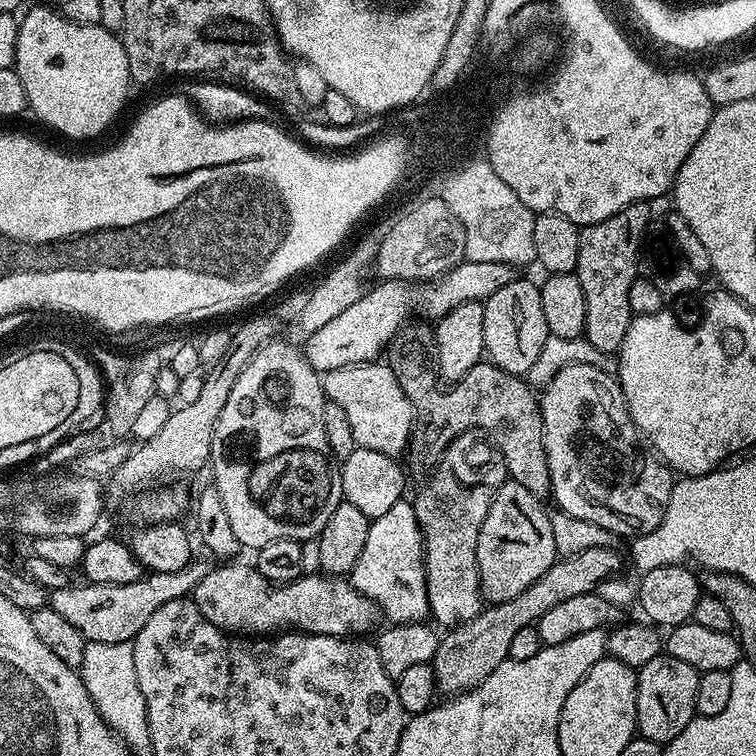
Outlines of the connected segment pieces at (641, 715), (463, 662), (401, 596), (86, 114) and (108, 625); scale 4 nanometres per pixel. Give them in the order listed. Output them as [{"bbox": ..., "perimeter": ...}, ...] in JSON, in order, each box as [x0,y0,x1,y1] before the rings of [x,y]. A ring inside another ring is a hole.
[{"bbox":[636,654,700,744],"perimeter":[[[662,654],[646,662],[636,674],[636,727],[639,735],[658,742],[669,744],[696,716],[694,698],[698,695],[700,673],[690,662]]]},{"bbox":[430,547,621,694],"perimeter":[[[615,547],[591,548],[582,550],[582,554],[574,554],[567,558],[558,558],[538,578],[538,582],[526,586],[518,598],[510,598],[501,604],[488,604],[474,618],[447,629],[440,636],[440,644],[436,648],[434,658],[430,661],[436,675],[436,686],[441,693],[459,694],[469,692],[484,681],[487,676],[494,674],[503,660],[508,659],[510,642],[518,630],[535,625],[537,620],[561,602],[569,598],[578,598],[578,594],[595,592],[602,582],[613,579],[621,570],[620,556]]]},{"bbox":[350,498,429,624],"perimeter":[[[401,498],[382,514],[382,518],[371,521],[366,534],[366,546],[362,546],[362,554],[358,554],[358,562],[354,562],[350,573],[350,583],[366,598],[376,604],[381,613],[389,616],[392,624],[414,624],[423,621],[429,615],[428,595],[426,594],[426,574],[424,573],[424,539],[416,521],[416,510],[407,499]]]},{"bbox":[16,8,128,132],"perimeter":[[[44,8],[28,12],[19,21],[18,42],[16,43],[16,63],[18,78],[26,86],[26,98],[31,115],[40,116],[44,124],[49,124],[56,132],[100,132],[104,124],[120,112],[120,100],[128,96],[128,63],[122,50],[119,35],[97,26],[79,28],[74,22],[58,18]]]},{"bbox":[47,562,205,642],"perimeter":[[[193,562],[177,572],[148,572],[138,582],[126,586],[113,584],[90,584],[87,582],[69,583],[67,588],[53,588],[48,593],[47,607],[54,610],[78,630],[88,642],[131,642],[138,630],[150,622],[150,614],[166,602],[185,599],[204,577],[205,565]]]}]

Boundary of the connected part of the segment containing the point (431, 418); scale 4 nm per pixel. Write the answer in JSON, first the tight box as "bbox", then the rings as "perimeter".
{"bbox":[386,322,552,497],"perimeter":[[[409,322],[397,332],[386,349],[386,363],[394,370],[398,386],[402,386],[406,398],[410,398],[412,403],[414,423],[410,457],[413,474],[419,478],[427,477],[439,464],[440,455],[457,436],[469,430],[479,430],[481,433],[489,432],[484,434],[490,437],[491,443],[502,454],[511,479],[526,486],[530,494],[547,497],[551,493],[552,483],[542,442],[540,402],[528,380],[503,372],[491,362],[481,362],[475,364],[461,380],[441,386],[433,348],[433,329],[424,322]]]}

